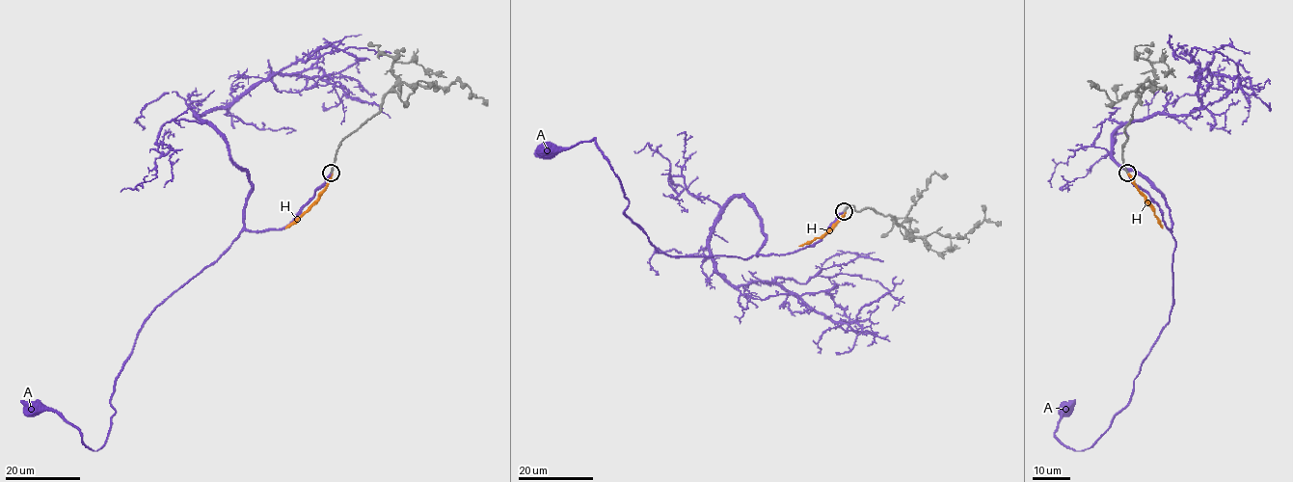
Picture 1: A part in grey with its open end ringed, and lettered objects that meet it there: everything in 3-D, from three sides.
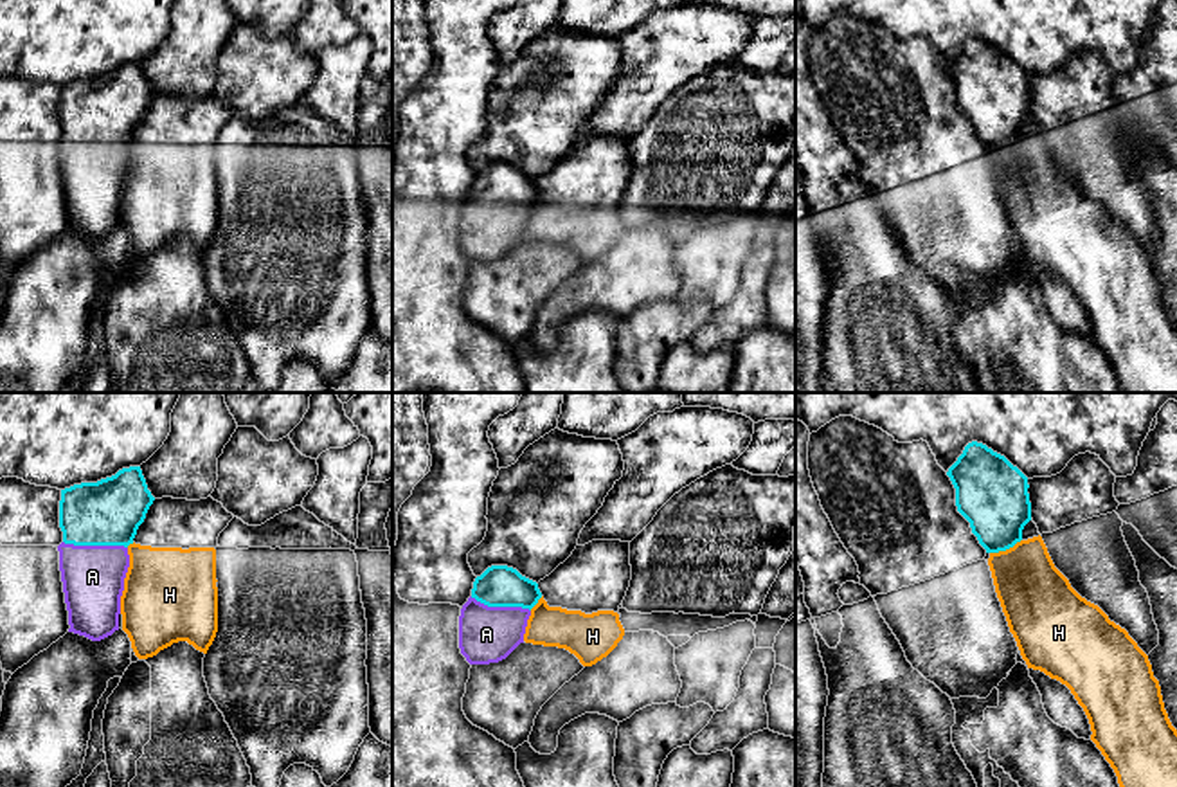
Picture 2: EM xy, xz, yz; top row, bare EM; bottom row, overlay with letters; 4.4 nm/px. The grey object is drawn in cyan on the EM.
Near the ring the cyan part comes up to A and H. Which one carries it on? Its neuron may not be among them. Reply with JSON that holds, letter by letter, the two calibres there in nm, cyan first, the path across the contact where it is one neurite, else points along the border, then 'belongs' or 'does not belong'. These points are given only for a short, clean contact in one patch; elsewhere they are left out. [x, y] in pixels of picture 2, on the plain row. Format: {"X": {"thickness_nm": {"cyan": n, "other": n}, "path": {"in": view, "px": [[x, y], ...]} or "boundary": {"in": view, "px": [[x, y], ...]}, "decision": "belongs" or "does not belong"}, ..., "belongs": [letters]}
{"A": {"thickness_nm": {"cyan": 300, "other": 280}, "path": {"in": "xy", "px": [[108, 108], [98, 119], [96, 141], [92, 173]]}, "decision": "belongs"}, "H": {"thickness_nm": {"cyan": 320, "other": 320}, "boundary": {"in": "yz", "px": [[1021, 135], [1005, 146], [990, 150]]}, "decision": "does not belong"}, "belongs": ["A"]}

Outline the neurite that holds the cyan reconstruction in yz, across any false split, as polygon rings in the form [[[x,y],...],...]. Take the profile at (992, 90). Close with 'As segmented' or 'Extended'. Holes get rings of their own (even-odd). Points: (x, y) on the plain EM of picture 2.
[[[972,38],[948,65],[957,108],[986,149],[999,149],[1022,137],[1031,117],[1028,74],[1004,52]]]. As segmented

